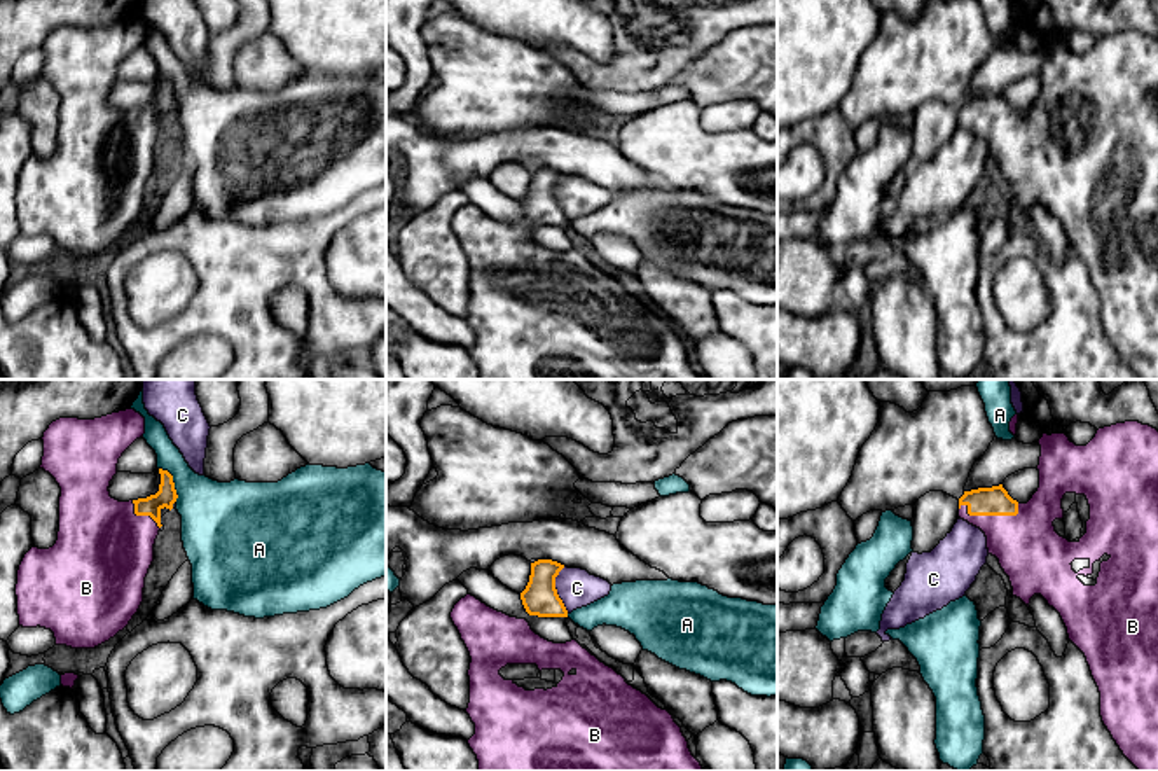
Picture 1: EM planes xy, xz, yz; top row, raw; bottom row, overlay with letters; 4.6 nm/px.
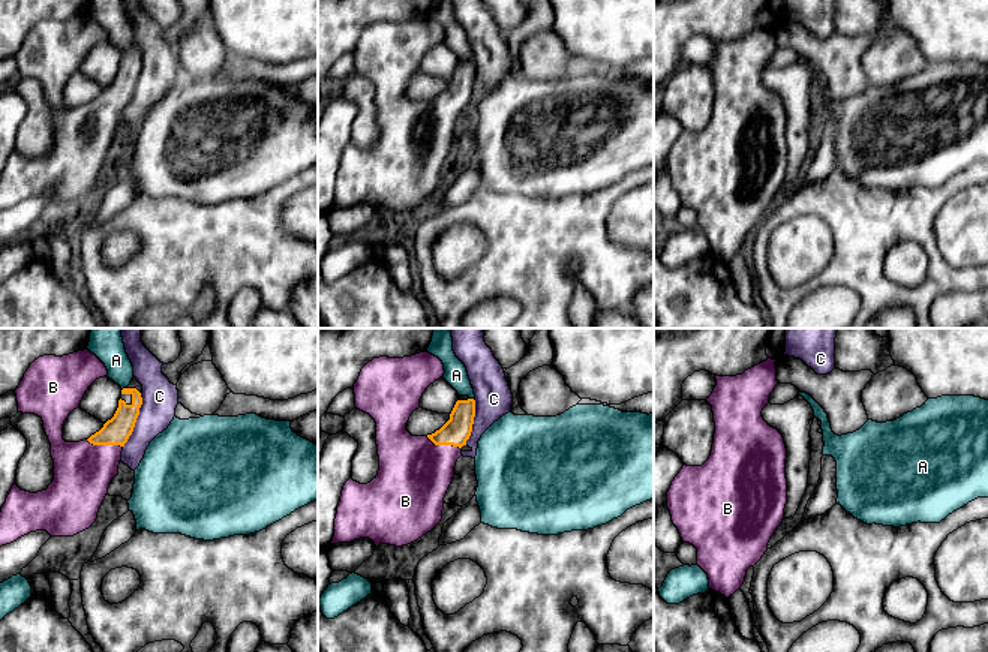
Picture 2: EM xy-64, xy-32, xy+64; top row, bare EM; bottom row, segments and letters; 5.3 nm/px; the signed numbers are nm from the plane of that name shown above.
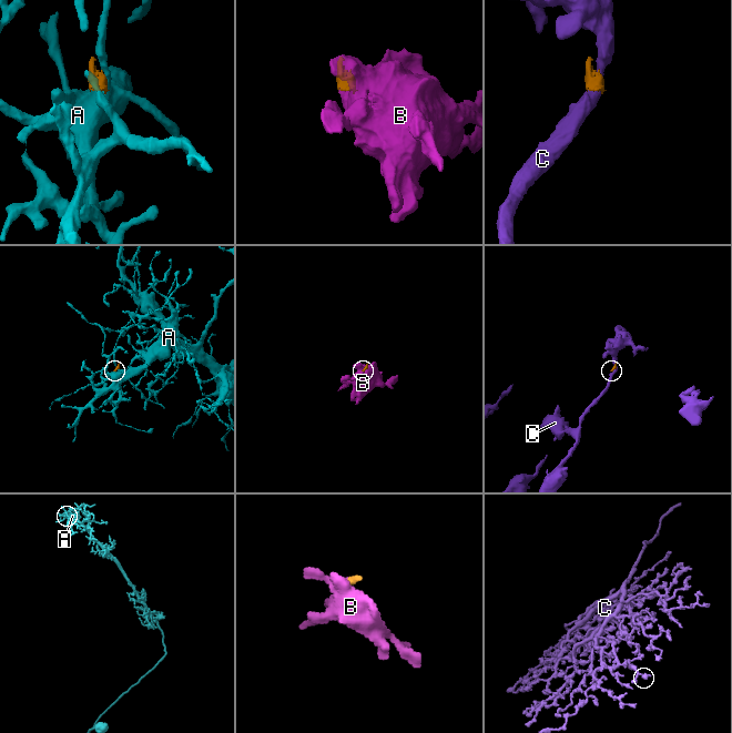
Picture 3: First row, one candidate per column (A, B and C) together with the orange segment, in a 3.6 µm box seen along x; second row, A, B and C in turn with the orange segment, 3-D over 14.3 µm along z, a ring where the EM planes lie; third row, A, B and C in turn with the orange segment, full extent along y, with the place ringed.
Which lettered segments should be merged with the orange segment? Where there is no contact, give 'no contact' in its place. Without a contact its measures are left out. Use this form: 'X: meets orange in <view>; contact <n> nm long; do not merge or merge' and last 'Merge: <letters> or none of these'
A: meets orange in xy; contact 180 nm long; do not merge
B: meets orange in yz; contact 280 nm long; merge
C: meets orange in xz; contact 220 nm long; do not merge
Merge: B

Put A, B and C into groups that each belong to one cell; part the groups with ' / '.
A / B / C

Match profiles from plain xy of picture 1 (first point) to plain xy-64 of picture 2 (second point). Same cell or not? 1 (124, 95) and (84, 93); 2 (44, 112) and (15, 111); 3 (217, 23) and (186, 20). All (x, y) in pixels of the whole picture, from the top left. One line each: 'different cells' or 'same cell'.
1: same cell
2: different cells
3: different cells

